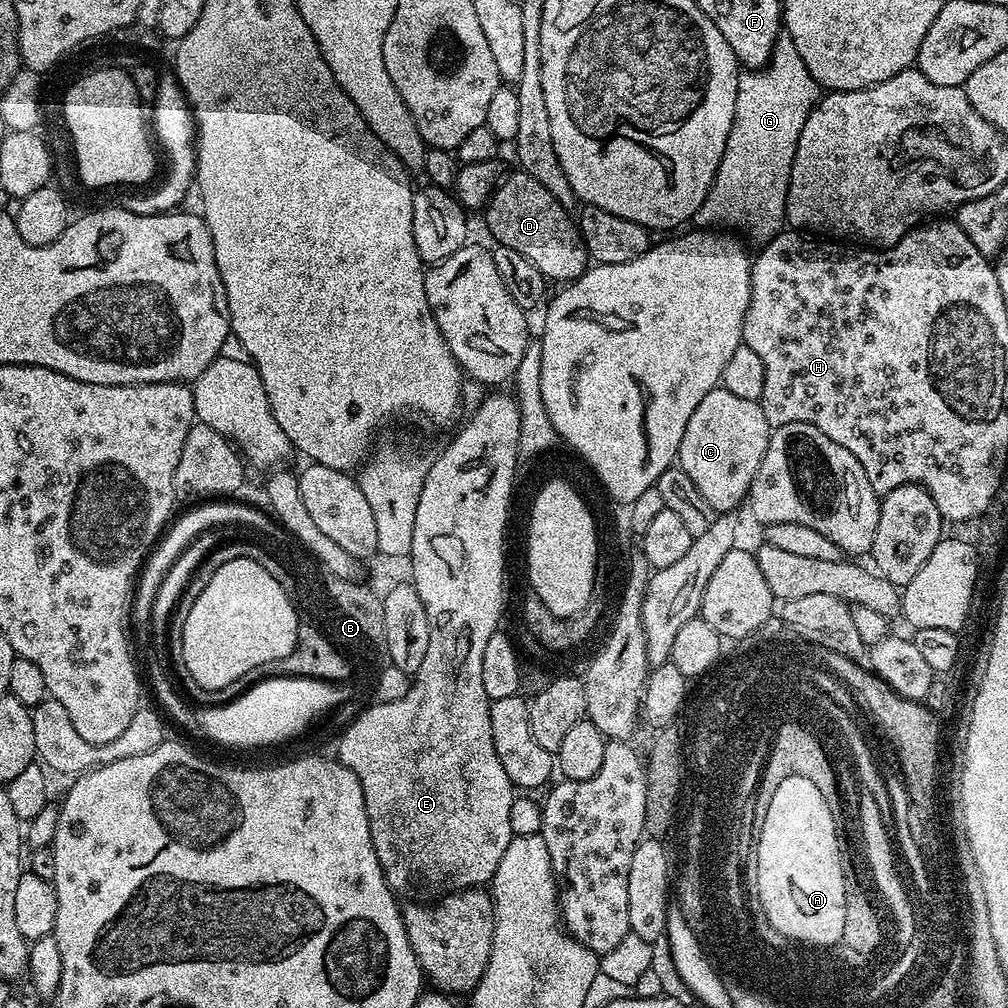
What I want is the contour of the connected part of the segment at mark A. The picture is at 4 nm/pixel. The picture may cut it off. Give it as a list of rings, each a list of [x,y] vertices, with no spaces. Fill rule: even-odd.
[[[783,780],[778,786],[778,790],[774,790],[774,798],[770,798],[770,806],[766,810],[763,820],[759,821],[760,841],[757,841],[756,847],[759,850],[758,858],[758,904],[761,911],[764,912],[771,926],[771,931],[784,932],[784,936],[788,940],[797,940],[800,944],[813,944],[816,948],[828,948],[839,945],[843,938],[843,929],[840,925],[844,922],[844,896],[843,881],[840,878],[839,857],[842,855],[840,848],[840,840],[838,830],[834,826],[834,814],[830,814],[830,806],[826,804],[826,798],[822,798],[822,792],[812,787],[812,784],[806,780]]]

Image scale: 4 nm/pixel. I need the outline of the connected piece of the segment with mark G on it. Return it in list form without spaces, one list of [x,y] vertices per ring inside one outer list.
[[[785,31],[774,42],[772,57],[763,68],[741,71],[730,138],[726,138],[716,177],[694,217],[701,229],[715,229],[715,224],[741,228],[756,246],[779,234],[788,215],[788,183],[798,134],[802,134],[802,126],[821,95],[820,85],[798,58],[798,50]]]

